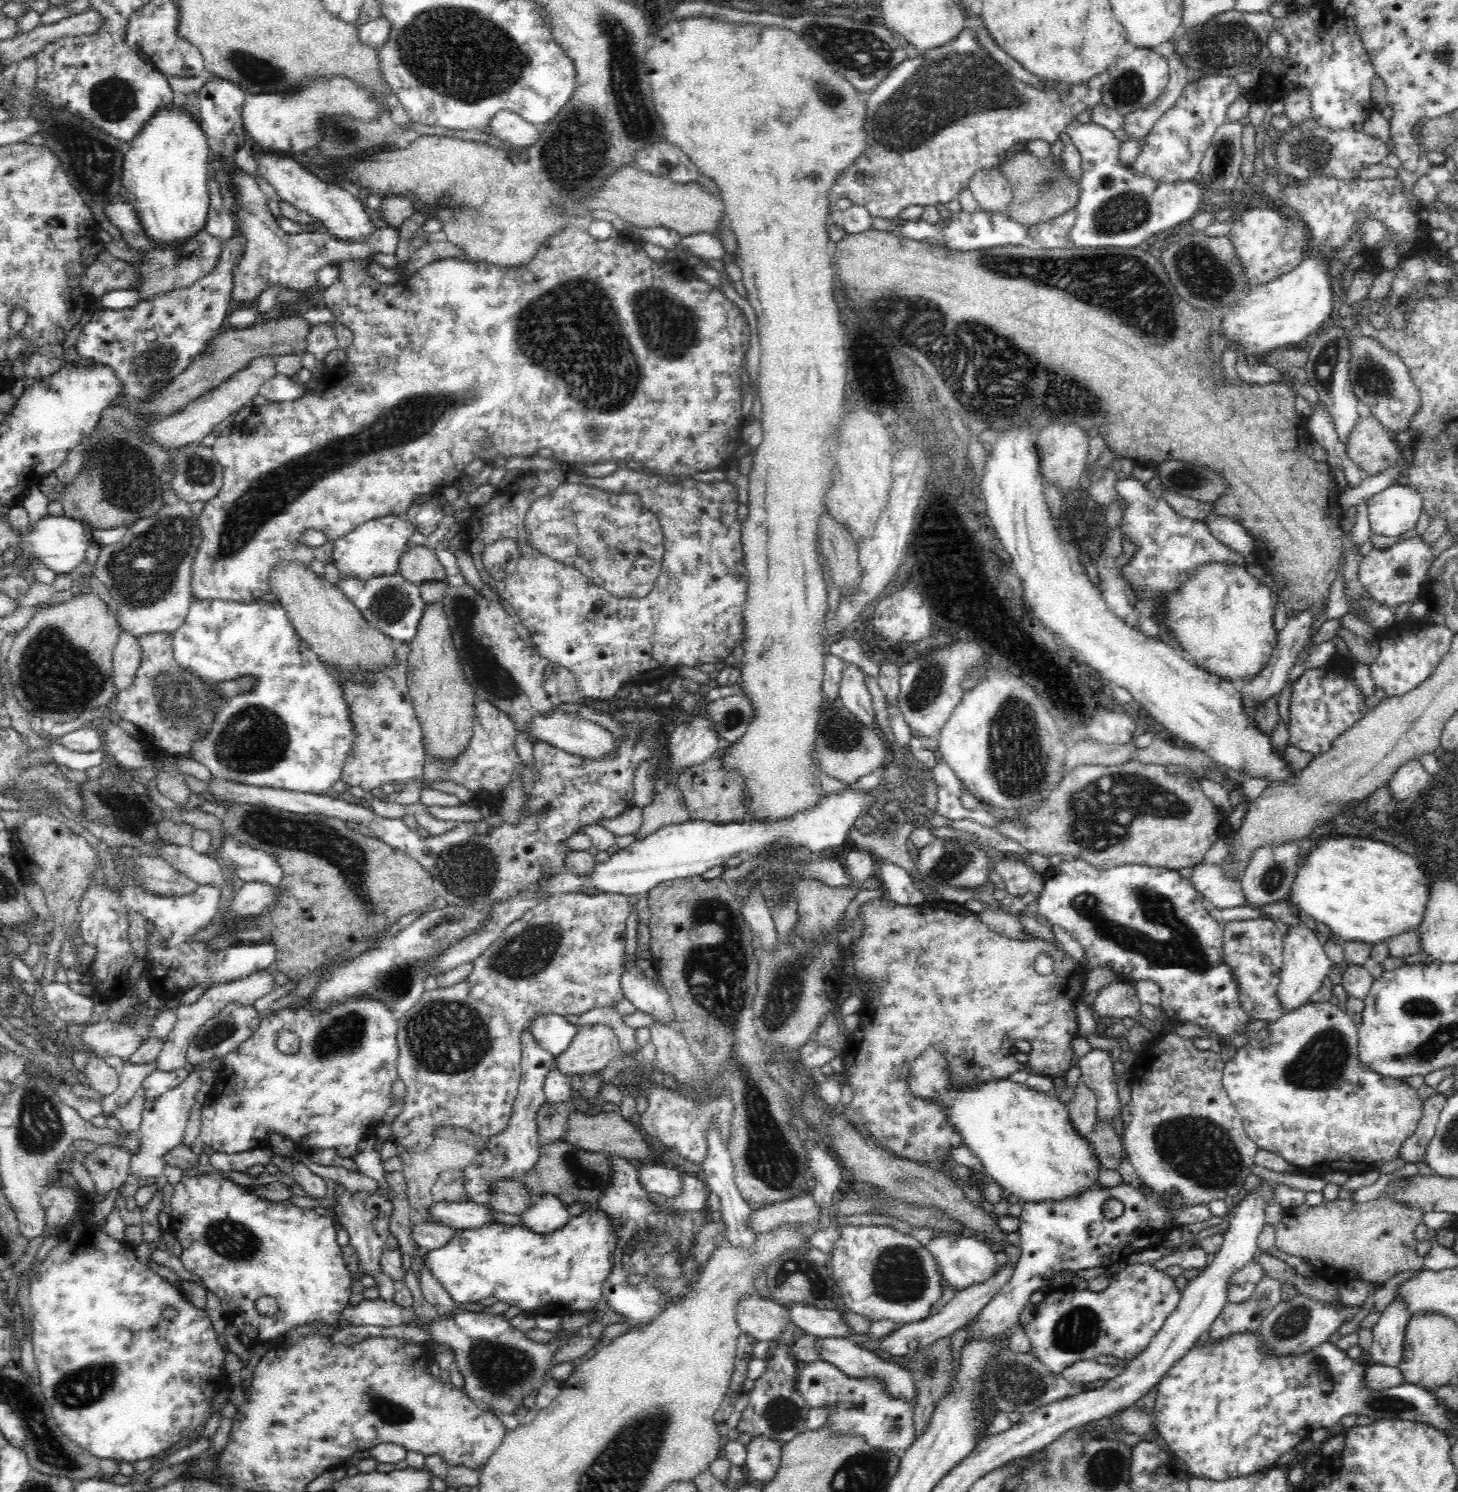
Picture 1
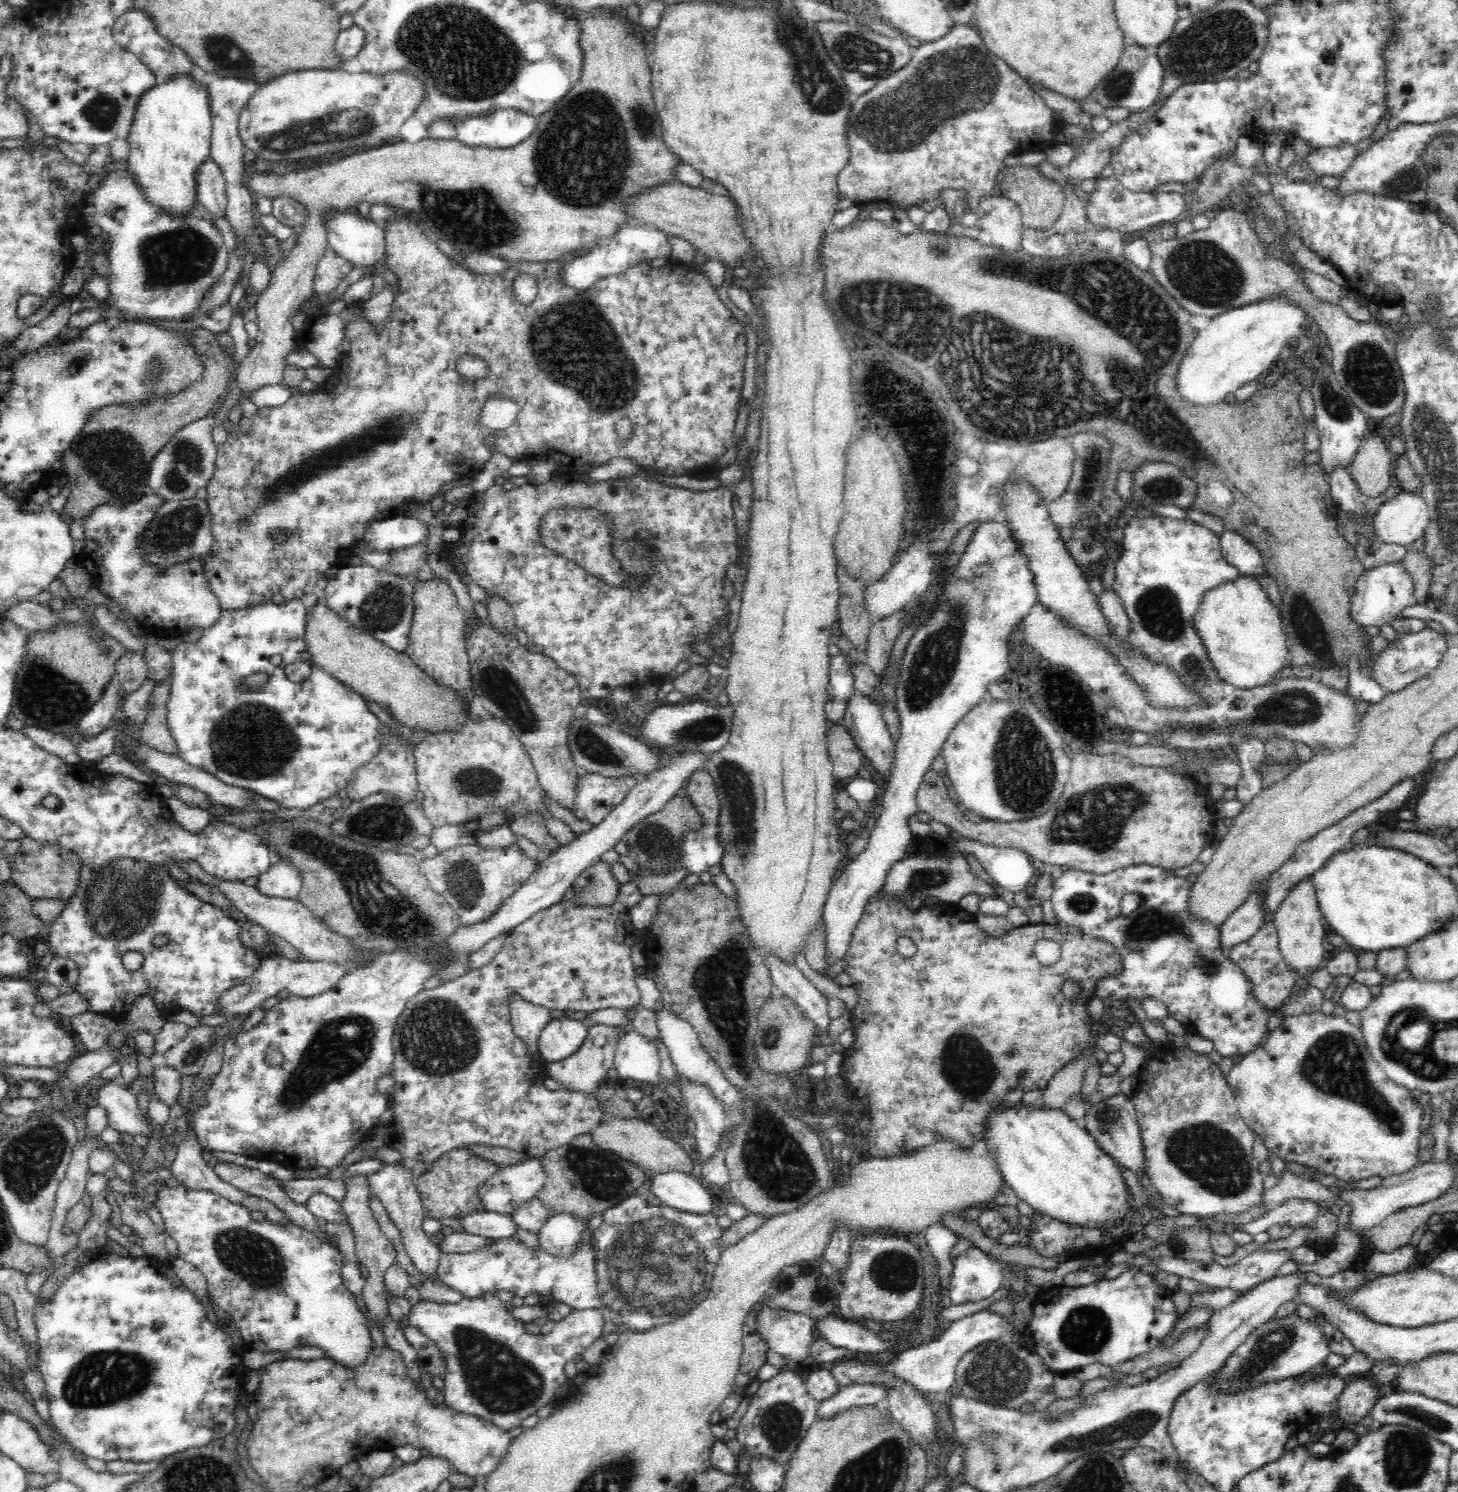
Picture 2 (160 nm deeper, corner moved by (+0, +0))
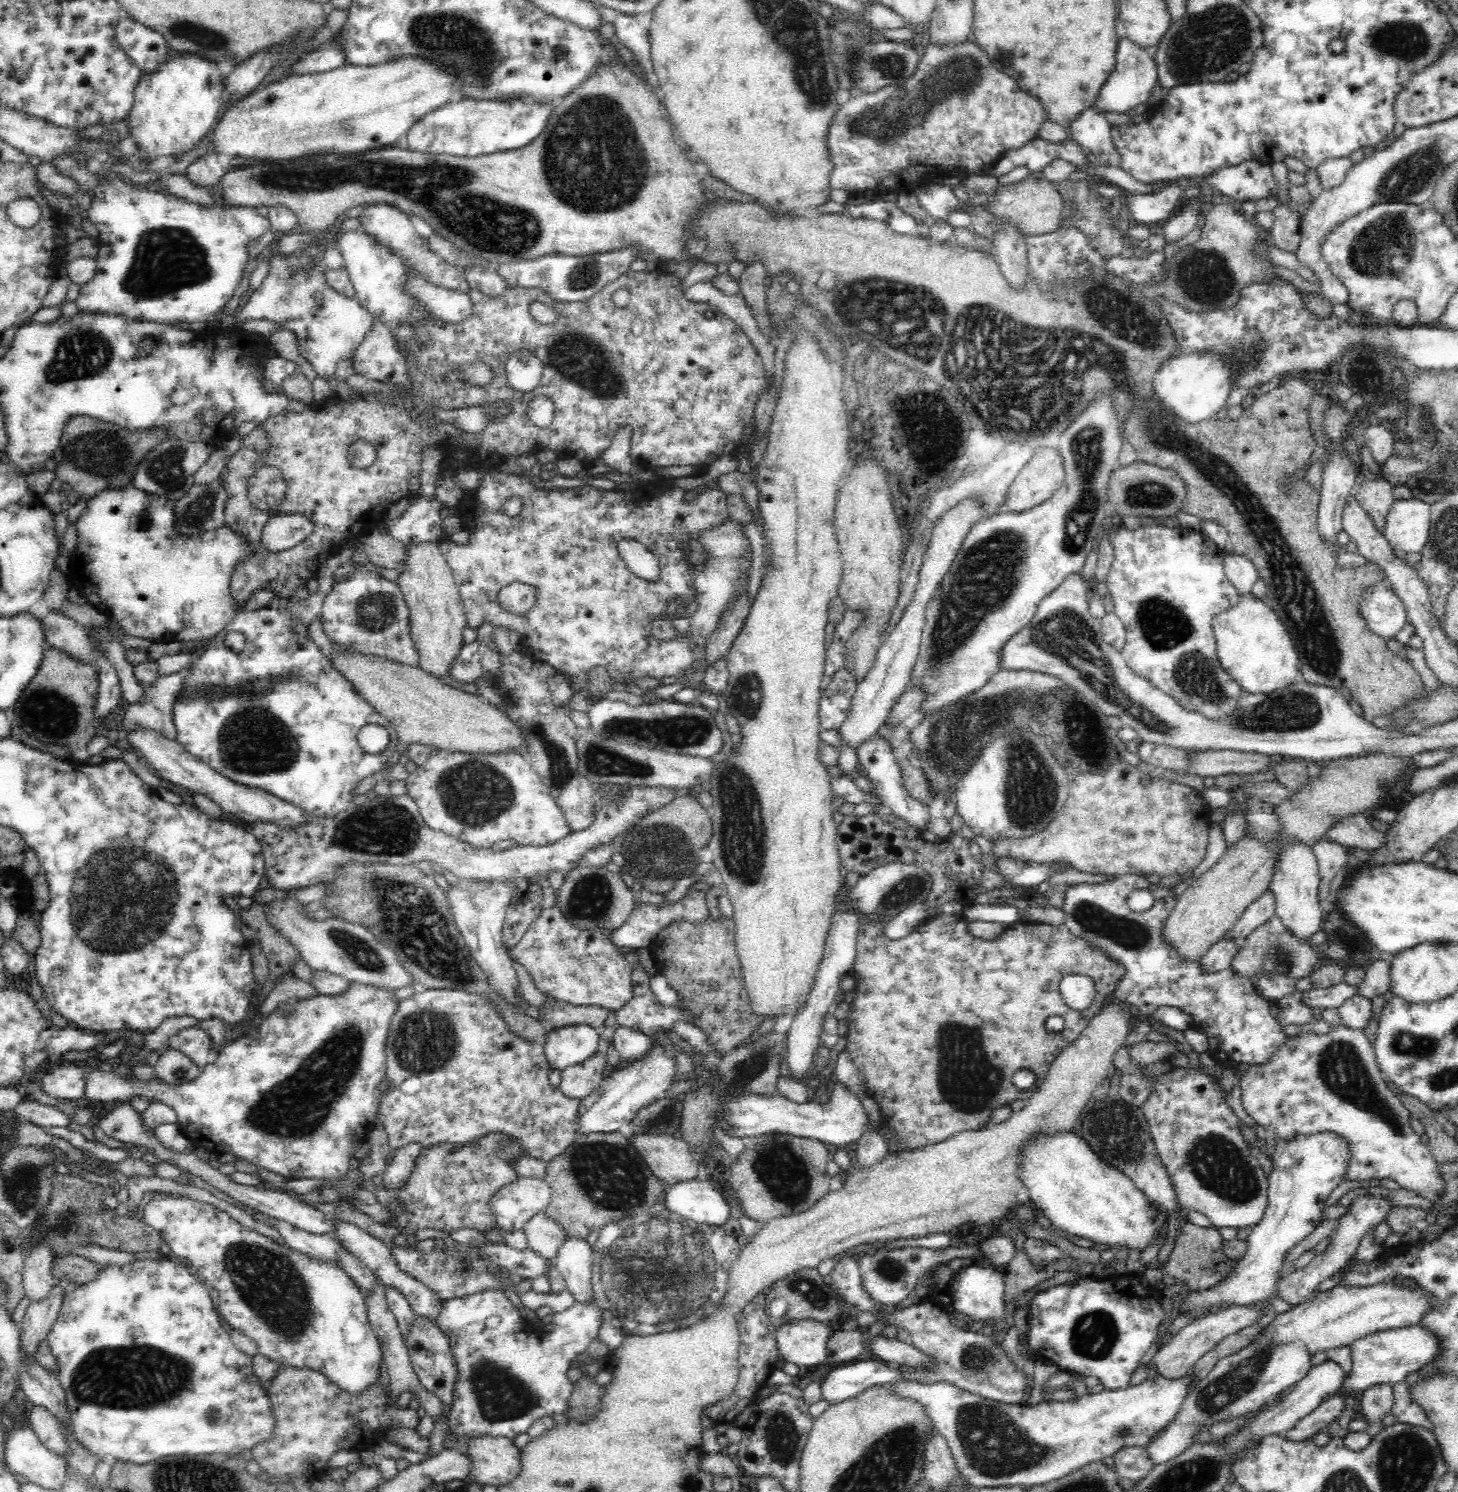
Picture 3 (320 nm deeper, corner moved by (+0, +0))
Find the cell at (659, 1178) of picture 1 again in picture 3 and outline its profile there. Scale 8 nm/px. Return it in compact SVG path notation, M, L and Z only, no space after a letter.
M704 1177L665 1185L664 1203L667 1210L697 1224L724 1228L731 1210L722 1193Z

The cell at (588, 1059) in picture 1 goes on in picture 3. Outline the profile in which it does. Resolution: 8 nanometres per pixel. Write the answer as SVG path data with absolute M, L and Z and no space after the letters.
M598 1051L582 1064L569 1066L559 1073L556 1073L562 1079L559 1090L566 1097L574 1097L580 1100L587 1098L599 1085L604 1078L604 1066L607 1060Z

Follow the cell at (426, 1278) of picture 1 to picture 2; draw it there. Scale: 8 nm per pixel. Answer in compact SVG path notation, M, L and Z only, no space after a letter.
M404 1160L397 1165L384 1165L373 1174L369 1176L369 1187L372 1195L376 1195L392 1223L400 1229L402 1242L405 1246L405 1251L412 1259L414 1266L427 1276L434 1276L436 1274L437 1266L439 1265L439 1256L441 1250L436 1244L430 1241L430 1237L424 1235L421 1225L424 1212L422 1210L423 1203L416 1190L416 1180L414 1178L413 1164L409 1160Z

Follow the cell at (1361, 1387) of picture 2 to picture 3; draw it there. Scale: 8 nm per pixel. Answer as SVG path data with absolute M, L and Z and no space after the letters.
M1338 1394L1329 1396L1314 1412L1307 1414L1296 1422L1294 1428L1287 1430L1282 1438L1292 1442L1312 1440L1315 1434L1329 1428L1338 1419L1342 1410L1344 1410L1344 1396Z

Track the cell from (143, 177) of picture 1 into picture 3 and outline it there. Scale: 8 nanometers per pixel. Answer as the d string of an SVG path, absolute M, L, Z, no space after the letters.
M191 52L178 56L166 54L164 64L152 72L144 72L127 115L130 134L136 138L140 154L148 160L180 158L180 154L192 150L200 138L209 134L222 114L224 78L217 62Z

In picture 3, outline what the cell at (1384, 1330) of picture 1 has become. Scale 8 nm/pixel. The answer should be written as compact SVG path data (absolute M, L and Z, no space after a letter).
M1381 1384L1367 1388L1361 1392L1362 1400L1358 1409L1358 1417L1366 1421L1366 1433L1370 1440L1386 1427L1383 1419L1393 1408L1393 1385Z

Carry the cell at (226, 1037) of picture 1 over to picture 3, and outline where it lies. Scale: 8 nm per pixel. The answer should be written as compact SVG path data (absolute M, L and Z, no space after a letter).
M172 1048L159 1056L154 1070L156 1080L167 1086L188 1084L188 1082L196 1080L201 1073L198 1065L190 1061L188 1055Z

